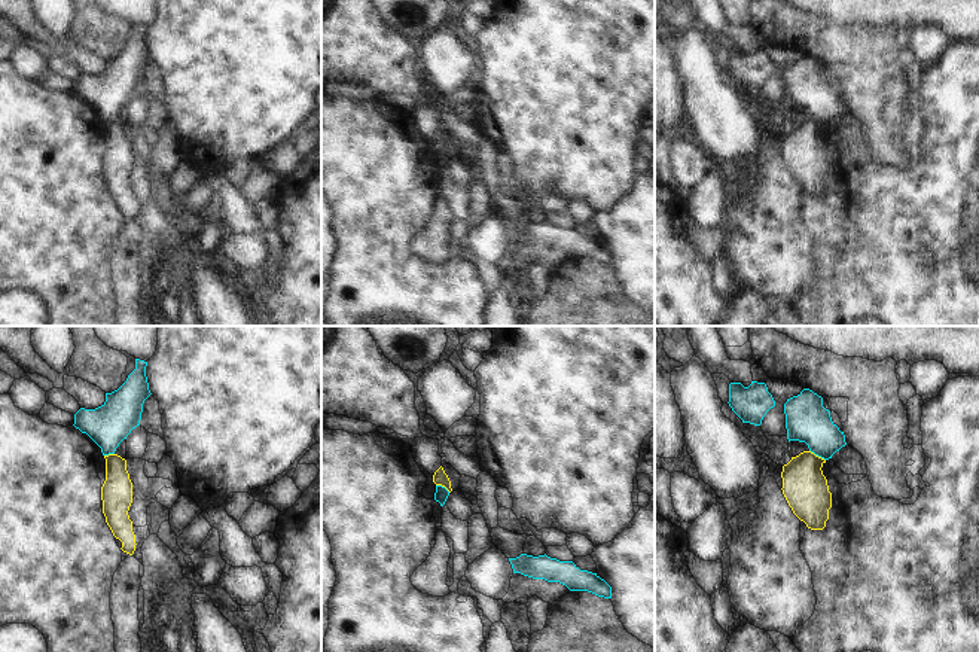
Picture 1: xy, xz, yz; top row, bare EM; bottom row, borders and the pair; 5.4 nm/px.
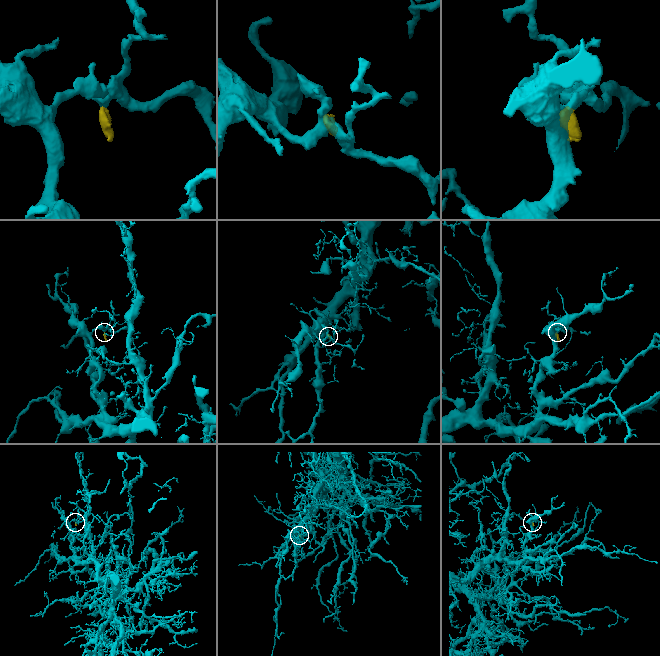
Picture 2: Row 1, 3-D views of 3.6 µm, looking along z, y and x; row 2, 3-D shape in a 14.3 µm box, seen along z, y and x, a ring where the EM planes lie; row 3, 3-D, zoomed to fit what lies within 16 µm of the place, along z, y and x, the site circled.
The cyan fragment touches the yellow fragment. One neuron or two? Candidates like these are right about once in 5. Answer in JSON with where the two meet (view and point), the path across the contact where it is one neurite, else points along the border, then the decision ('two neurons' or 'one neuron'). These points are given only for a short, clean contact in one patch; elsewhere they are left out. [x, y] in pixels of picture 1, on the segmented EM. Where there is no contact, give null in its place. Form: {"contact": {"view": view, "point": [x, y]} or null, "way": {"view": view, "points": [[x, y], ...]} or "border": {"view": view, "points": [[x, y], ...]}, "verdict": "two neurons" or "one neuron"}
{"contact": {"view": "yz", "point": [817, 454]}, "border": {"view": "yz", "points": [[810, 450], [825, 460]]}, "verdict": "two neurons"}

